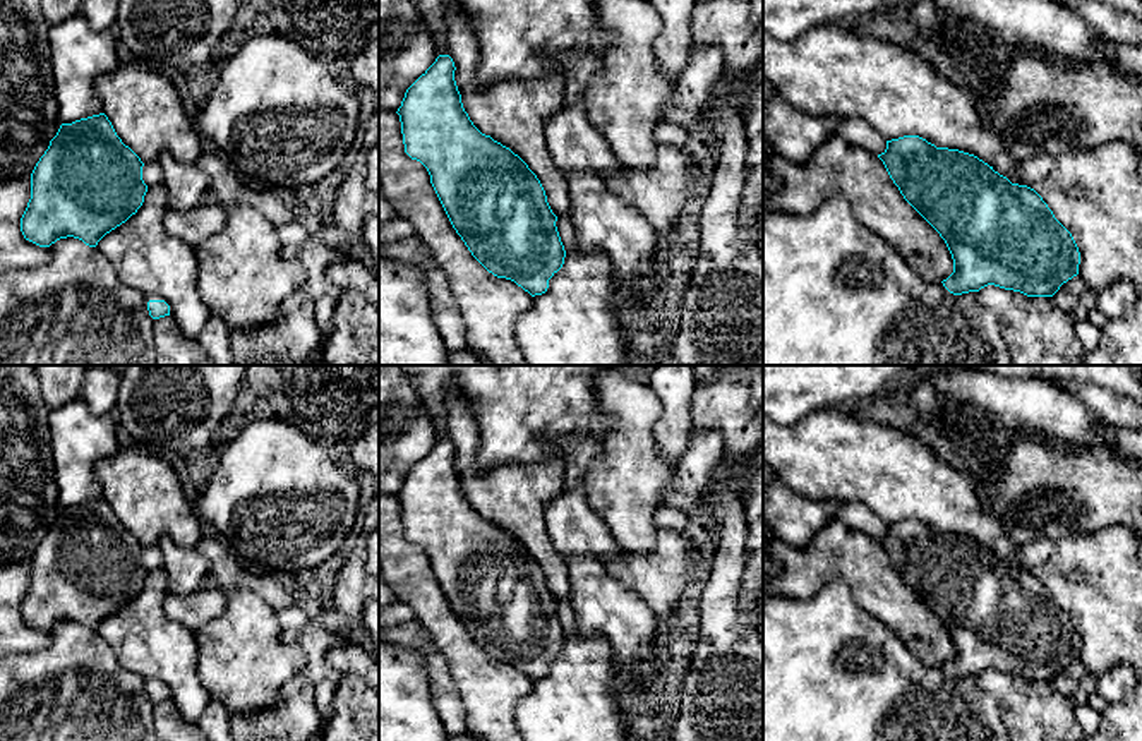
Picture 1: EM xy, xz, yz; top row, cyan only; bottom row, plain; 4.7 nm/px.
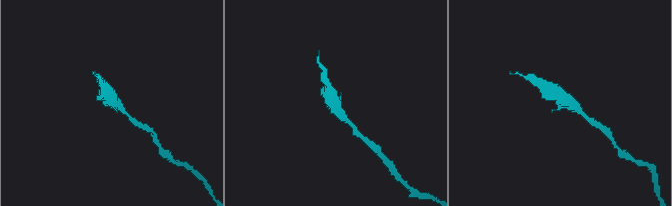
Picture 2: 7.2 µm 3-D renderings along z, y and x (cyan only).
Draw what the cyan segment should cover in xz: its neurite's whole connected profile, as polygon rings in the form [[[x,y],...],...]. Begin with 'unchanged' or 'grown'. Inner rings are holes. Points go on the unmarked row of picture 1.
unchanged; [[[439,439],[406,473],[396,496],[405,537],[427,552],[453,612],[472,640],[494,660],[514,666],[532,681],[542,679],[566,642],[556,611],[557,600],[528,549],[473,509],[463,492],[454,455],[453,443]]]

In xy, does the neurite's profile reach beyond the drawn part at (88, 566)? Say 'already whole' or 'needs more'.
already whole

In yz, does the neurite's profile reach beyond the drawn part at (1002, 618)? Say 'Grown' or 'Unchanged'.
Unchanged

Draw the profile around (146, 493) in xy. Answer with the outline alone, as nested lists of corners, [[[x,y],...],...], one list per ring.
[[[135,444],[96,463],[94,475],[117,520],[142,547],[166,535],[180,547],[195,549],[202,520],[187,497],[182,465]]]

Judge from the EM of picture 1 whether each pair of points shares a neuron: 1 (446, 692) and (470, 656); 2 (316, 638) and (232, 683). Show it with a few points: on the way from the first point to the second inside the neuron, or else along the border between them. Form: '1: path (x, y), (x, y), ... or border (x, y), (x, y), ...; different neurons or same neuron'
1: border (438, 652), (446, 661), (460, 695), (463, 721); different neurons
2: border (299, 645), (306, 657), (304, 669); different neurons

